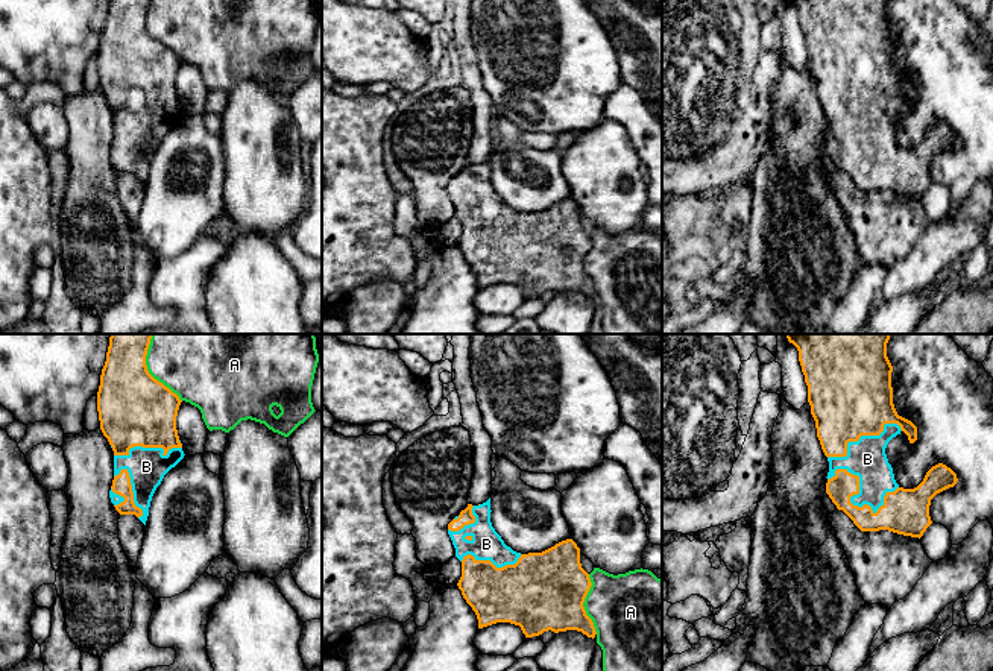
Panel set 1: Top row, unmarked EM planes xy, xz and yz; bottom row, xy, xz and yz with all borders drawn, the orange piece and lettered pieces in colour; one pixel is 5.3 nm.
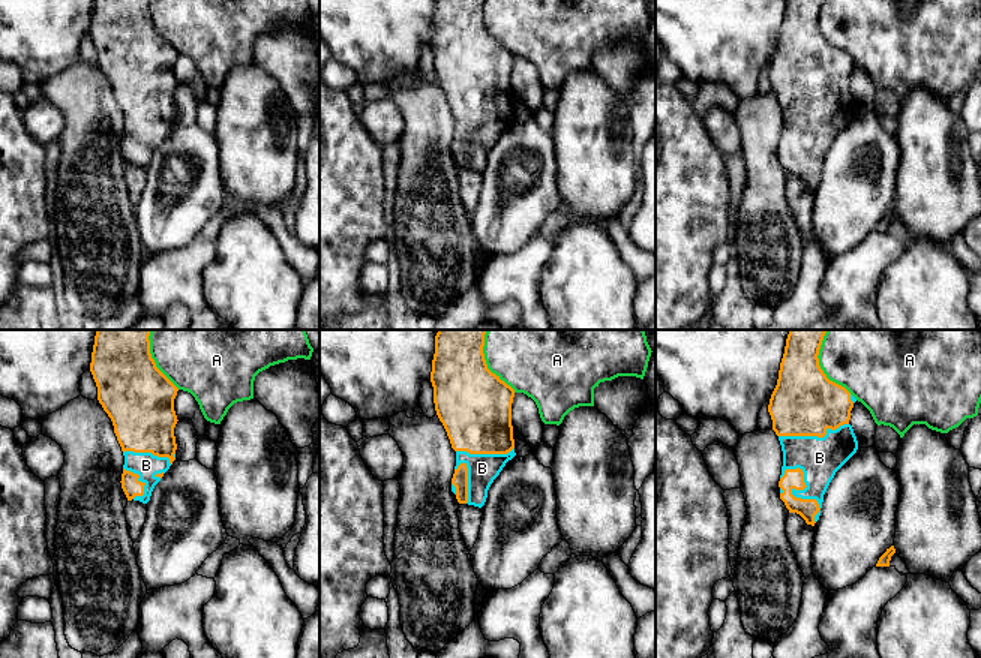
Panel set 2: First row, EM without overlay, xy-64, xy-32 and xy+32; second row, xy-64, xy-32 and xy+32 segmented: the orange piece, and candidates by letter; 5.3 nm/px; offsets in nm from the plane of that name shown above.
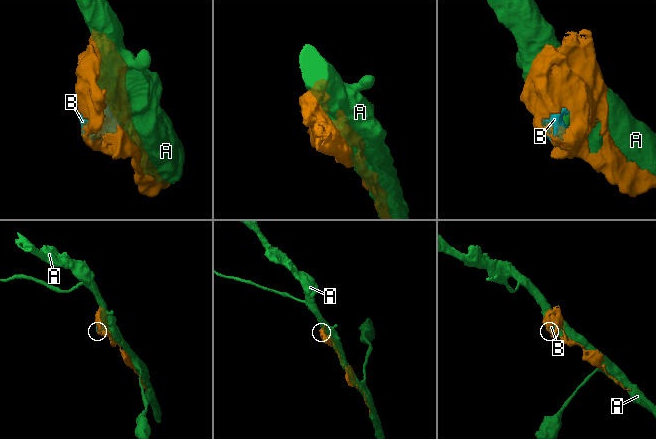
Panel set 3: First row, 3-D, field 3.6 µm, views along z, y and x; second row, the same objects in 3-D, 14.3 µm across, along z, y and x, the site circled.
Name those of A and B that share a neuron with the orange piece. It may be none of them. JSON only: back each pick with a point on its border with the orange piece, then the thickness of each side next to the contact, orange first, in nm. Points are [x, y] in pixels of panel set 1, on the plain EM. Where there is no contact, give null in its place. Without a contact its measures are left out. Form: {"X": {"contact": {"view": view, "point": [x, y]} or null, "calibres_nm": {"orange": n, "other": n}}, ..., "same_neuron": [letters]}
{"B": {"contact": {"view": "yz", "point": [849, 160]}, "calibres_nm": {"orange": 160, "other": 200}}, "same_neuron": ["B"]}

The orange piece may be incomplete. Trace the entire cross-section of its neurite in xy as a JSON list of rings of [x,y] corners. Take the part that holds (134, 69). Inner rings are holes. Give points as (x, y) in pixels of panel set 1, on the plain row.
[[[109,0],[97,52],[100,90],[114,111],[111,162],[120,175],[135,175],[144,185],[156,147],[185,115],[176,90],[182,61],[149,33],[149,5],[150,0]]]

